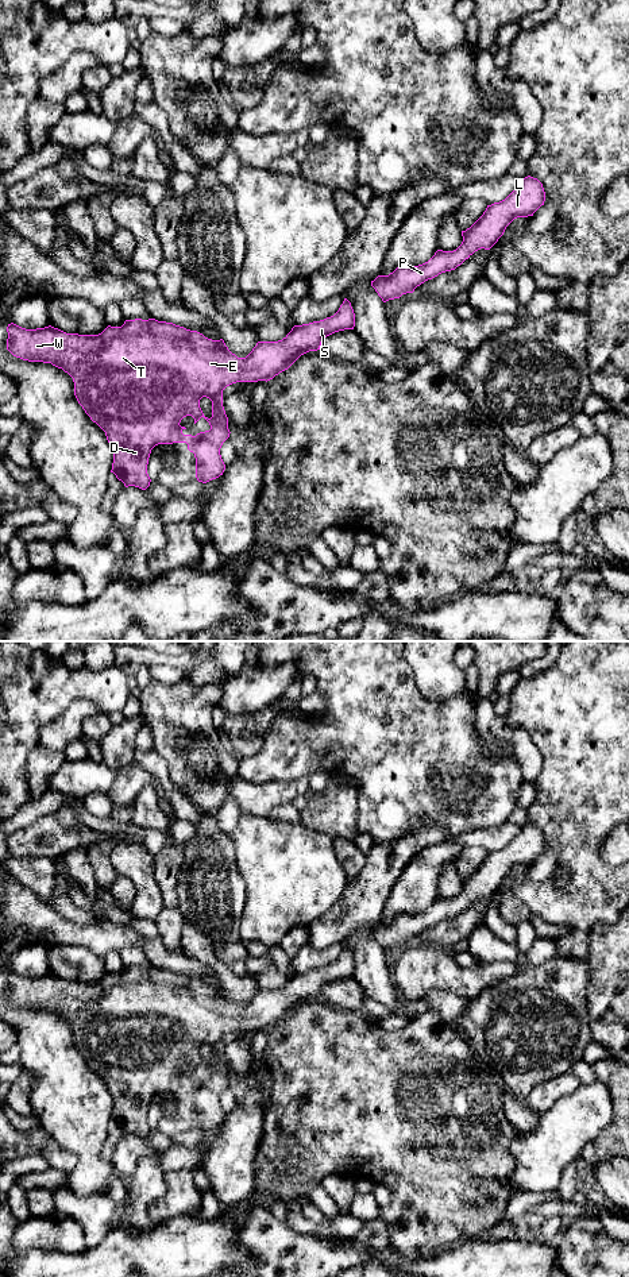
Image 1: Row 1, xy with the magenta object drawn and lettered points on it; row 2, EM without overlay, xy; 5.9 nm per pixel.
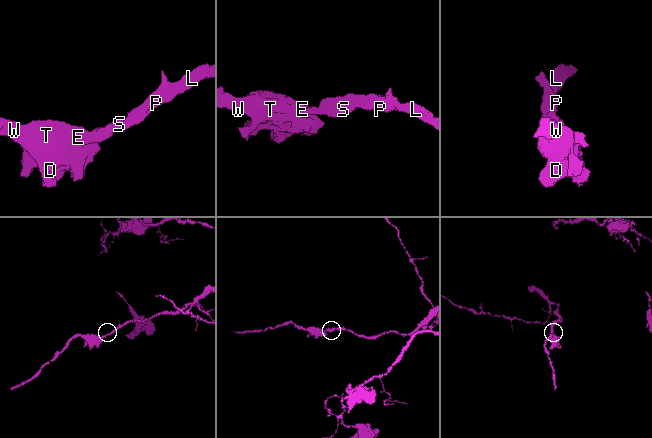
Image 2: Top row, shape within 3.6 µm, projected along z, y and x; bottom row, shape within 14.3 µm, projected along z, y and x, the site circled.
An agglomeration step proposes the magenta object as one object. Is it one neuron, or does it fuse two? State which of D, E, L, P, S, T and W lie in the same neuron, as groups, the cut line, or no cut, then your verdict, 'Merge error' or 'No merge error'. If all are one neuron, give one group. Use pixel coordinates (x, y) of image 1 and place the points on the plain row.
Groups: D E L P S T W. No split. No merge error

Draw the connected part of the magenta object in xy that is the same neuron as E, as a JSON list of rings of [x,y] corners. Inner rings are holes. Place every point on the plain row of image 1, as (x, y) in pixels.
[[[344,946],[339,958],[324,968],[309,972],[294,973],[292,979],[278,989],[258,989],[246,1006],[238,1006],[225,994],[224,988],[212,988],[197,979],[190,979],[173,971],[155,967],[126,968],[121,975],[108,973],[99,983],[66,981],[51,973],[36,977],[26,977],[13,971],[8,972],[7,998],[16,1006],[28,1010],[51,1011],[67,1021],[74,1030],[74,1043],[85,1061],[96,1070],[107,1084],[113,1100],[112,1118],[126,1135],[135,1134],[146,1138],[150,1134],[147,1112],[151,1097],[158,1092],[186,1091],[188,1097],[196,1106],[196,1126],[207,1131],[223,1123],[225,1112],[220,1103],[223,1091],[229,1085],[228,1065],[223,1054],[223,1038],[236,1030],[270,1029],[279,1021],[288,1018],[301,1003],[320,998],[324,985],[344,977],[354,977],[355,961],[351,950]],[[207,1045],[212,1049],[212,1065],[204,1064],[200,1048]],[[192,1064],[194,1072],[204,1065],[211,1077],[196,1084],[184,1083],[186,1077],[180,1070]]]

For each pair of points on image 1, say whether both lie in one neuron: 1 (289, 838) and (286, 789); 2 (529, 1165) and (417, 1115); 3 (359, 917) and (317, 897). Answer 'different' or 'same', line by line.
1: different
2: different
3: different

